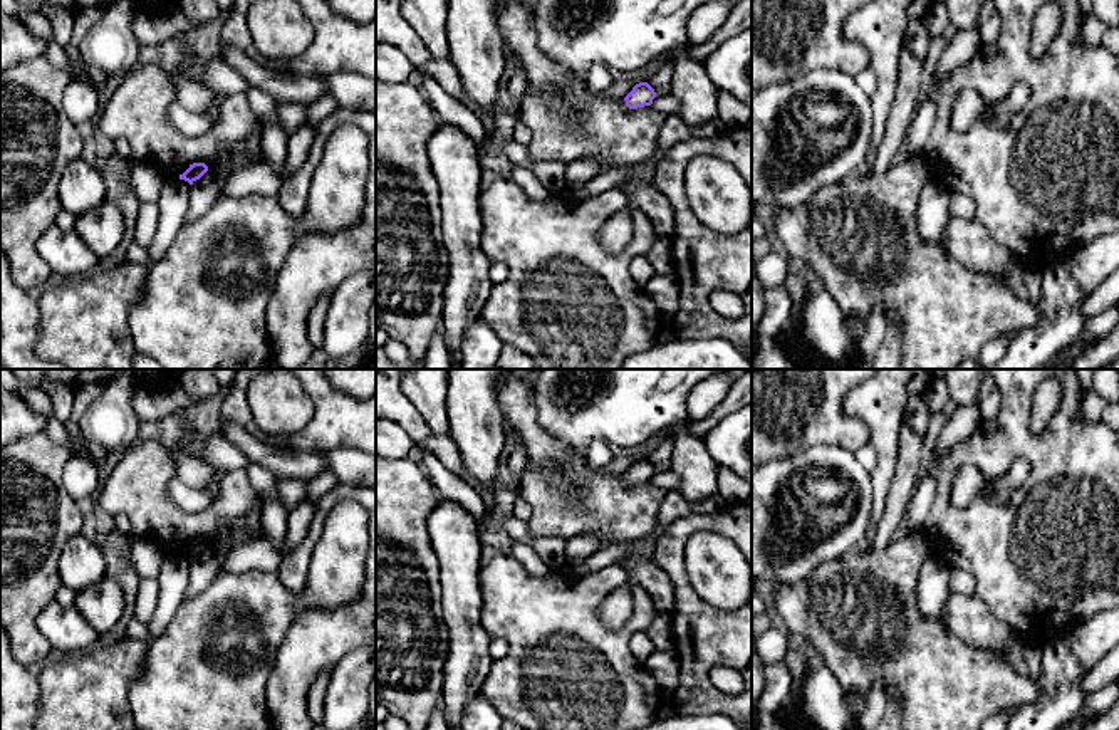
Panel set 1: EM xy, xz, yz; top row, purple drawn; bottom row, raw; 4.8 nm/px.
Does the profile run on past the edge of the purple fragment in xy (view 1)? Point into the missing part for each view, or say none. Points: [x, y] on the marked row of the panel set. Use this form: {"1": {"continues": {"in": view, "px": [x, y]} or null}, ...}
{"1": {"continues": {"in": "xy", "px": [173, 200]}}}

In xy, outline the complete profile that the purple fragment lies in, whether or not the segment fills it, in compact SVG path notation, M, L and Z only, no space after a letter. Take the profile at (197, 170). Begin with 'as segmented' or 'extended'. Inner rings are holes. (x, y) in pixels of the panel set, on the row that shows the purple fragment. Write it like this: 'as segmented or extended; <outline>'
extended; M193 163L176 180L164 181L164 186L156 201L158 205L158 227L154 238L148 248L151 262L158 262L171 247L180 228L185 225L188 211L188 198L191 185L208 171L205 163Z

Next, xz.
as segmented; M639 82L624 97L624 101L629 109L638 109L638 107L651 106L654 97L656 97L654 89L648 82Z

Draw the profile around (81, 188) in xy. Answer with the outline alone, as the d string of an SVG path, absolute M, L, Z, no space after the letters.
M82 158L72 161L59 183L59 200L64 210L79 216L104 201L106 188L102 169Z

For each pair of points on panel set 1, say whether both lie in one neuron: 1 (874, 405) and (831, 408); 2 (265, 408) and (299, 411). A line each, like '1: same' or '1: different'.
1: different
2: same

